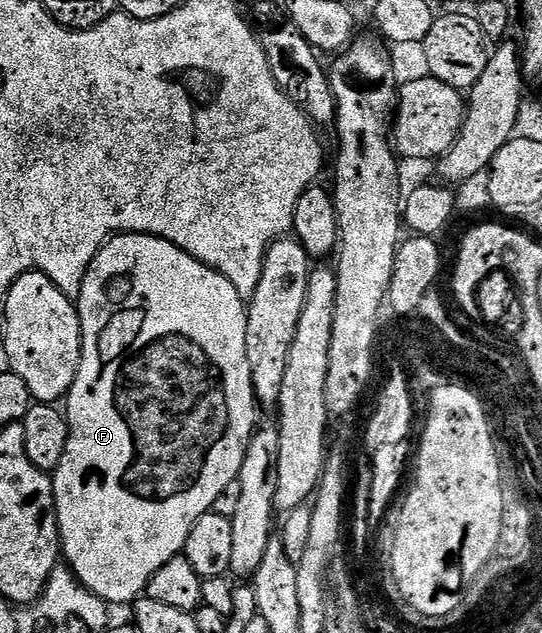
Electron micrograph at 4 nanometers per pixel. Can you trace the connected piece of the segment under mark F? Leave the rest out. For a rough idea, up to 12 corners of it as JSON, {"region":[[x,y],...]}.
{"region":[[161,238],[87,268],[61,556],[131,606],[239,478],[248,309]]}

